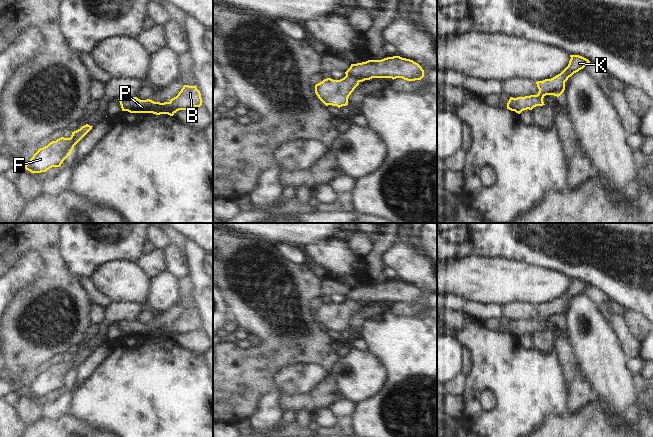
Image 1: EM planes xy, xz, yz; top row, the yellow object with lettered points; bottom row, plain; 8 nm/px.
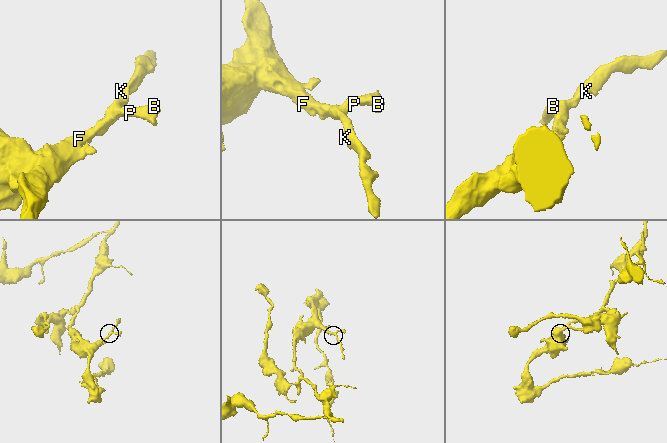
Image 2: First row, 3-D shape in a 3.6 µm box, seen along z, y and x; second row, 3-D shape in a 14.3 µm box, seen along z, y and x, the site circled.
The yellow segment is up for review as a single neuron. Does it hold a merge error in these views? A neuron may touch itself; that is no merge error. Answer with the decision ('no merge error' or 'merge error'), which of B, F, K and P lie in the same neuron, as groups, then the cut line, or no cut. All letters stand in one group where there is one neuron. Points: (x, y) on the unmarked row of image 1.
no merge error; B F K P; no cut

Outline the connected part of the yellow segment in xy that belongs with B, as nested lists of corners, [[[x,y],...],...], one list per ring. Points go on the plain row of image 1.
[[[184,309],[178,319],[169,326],[154,326],[150,323],[140,324],[137,321],[118,323],[122,335],[130,337],[168,338],[173,340],[179,334],[187,334],[202,329],[201,317],[196,310]]]

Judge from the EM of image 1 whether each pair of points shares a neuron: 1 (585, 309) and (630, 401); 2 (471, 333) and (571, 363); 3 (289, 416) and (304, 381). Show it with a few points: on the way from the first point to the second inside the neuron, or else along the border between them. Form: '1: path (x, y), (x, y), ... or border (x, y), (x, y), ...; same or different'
1: path (592, 332), (593, 342), (609, 378); same
2: border (553, 348), (566, 382); different
3: border (283, 413), (280, 419); different

